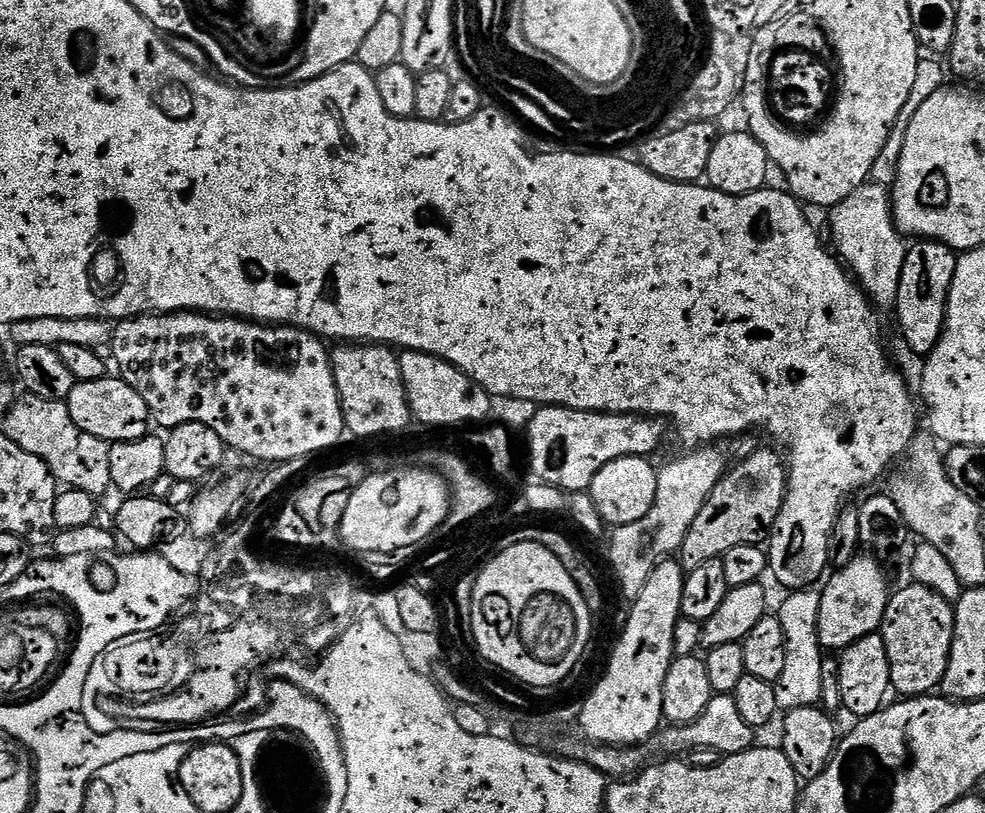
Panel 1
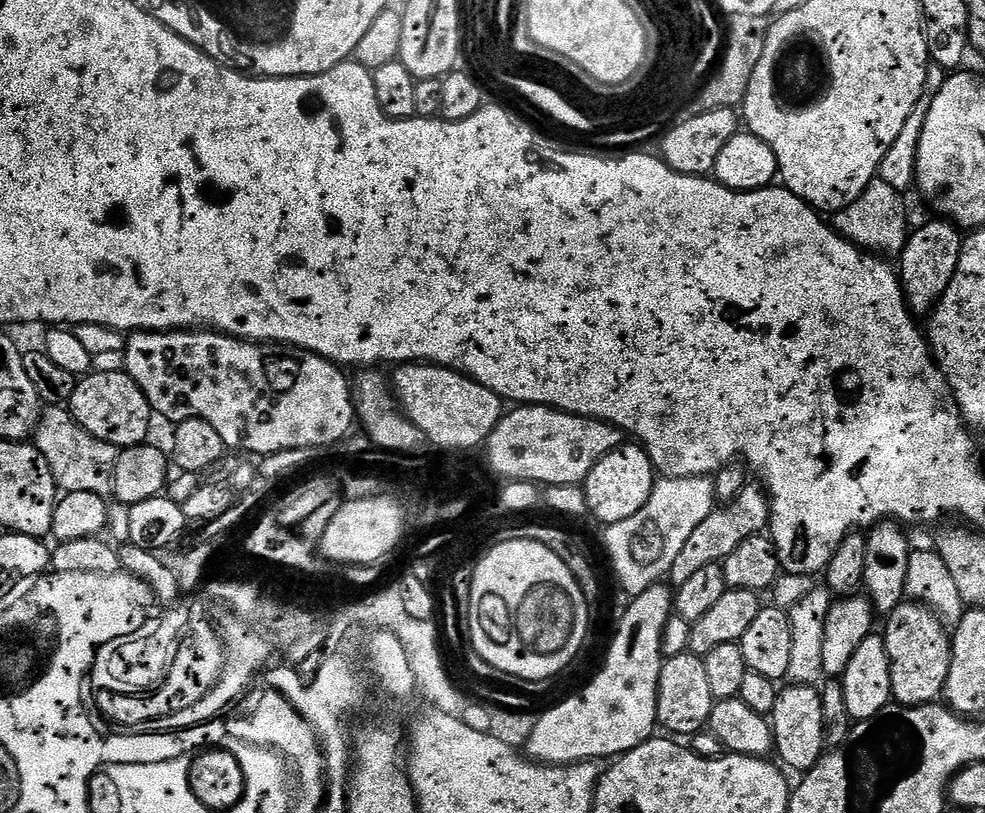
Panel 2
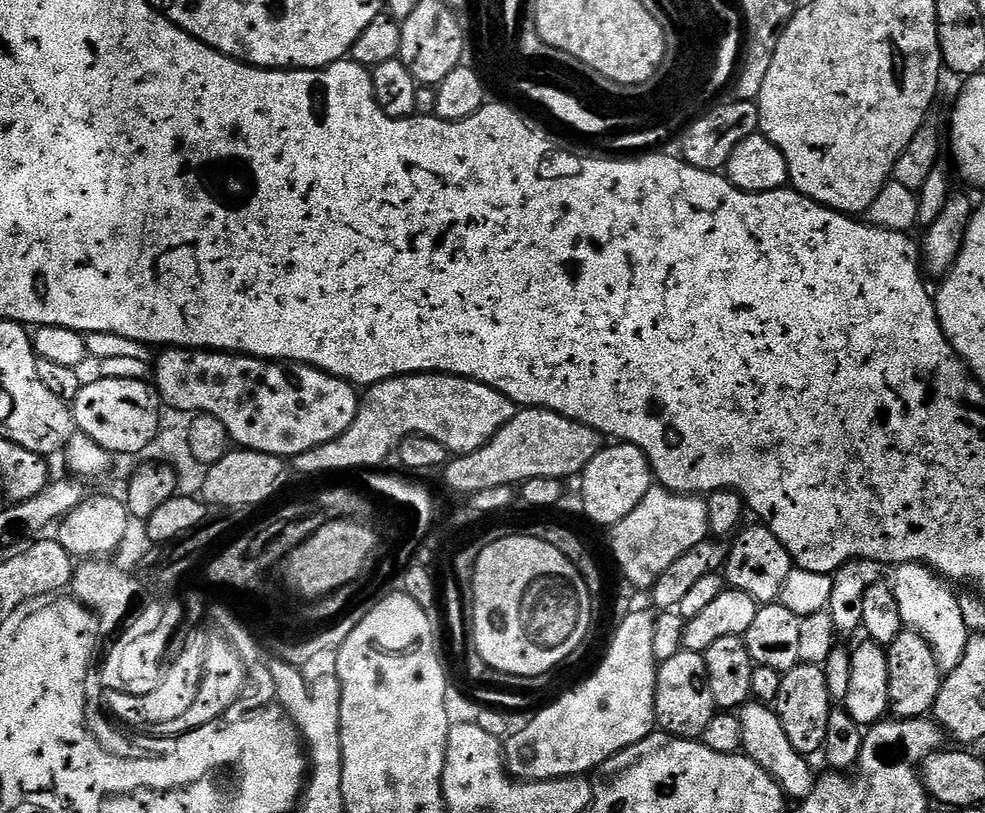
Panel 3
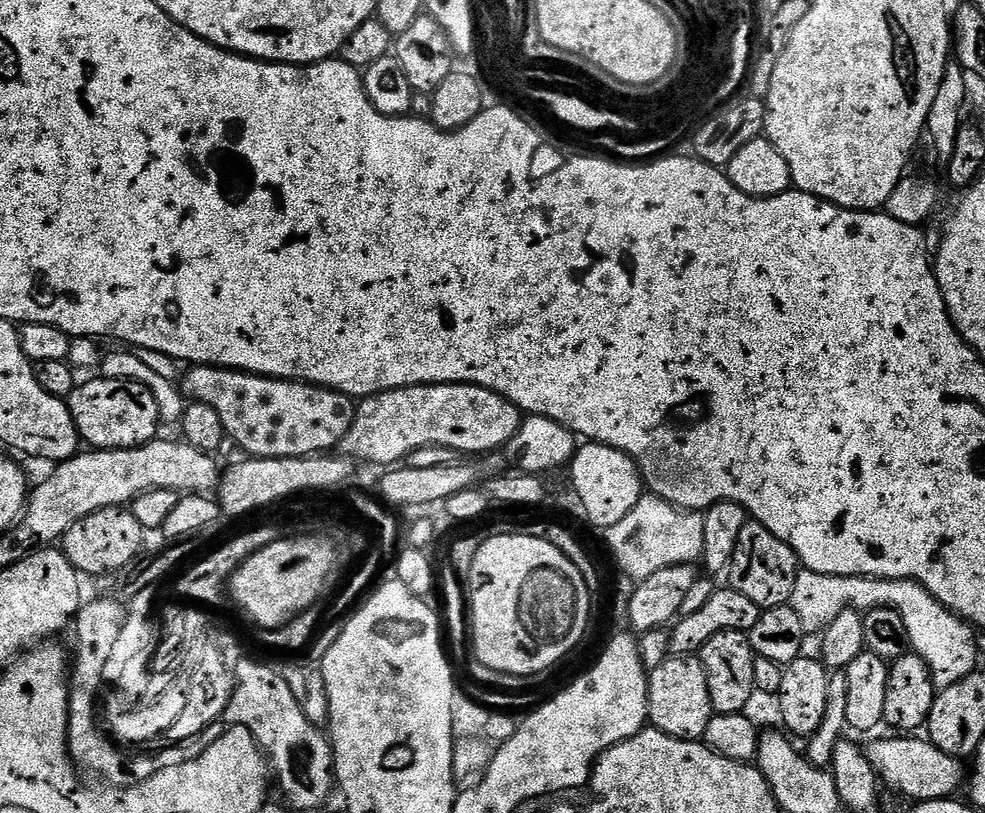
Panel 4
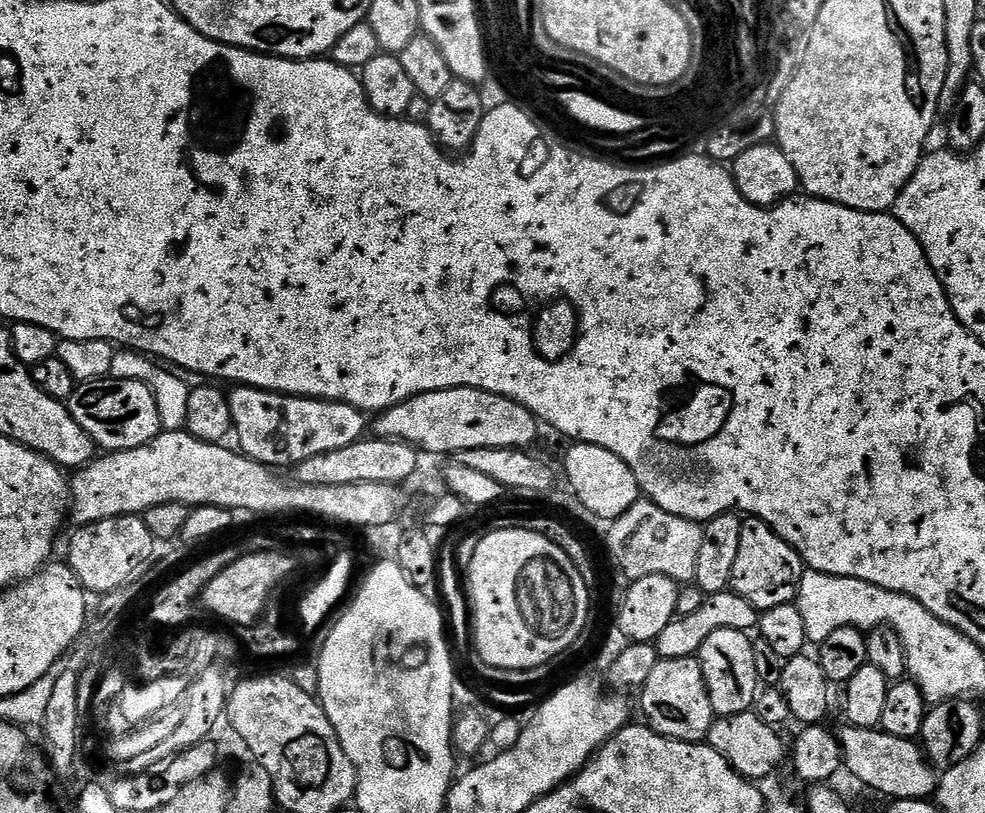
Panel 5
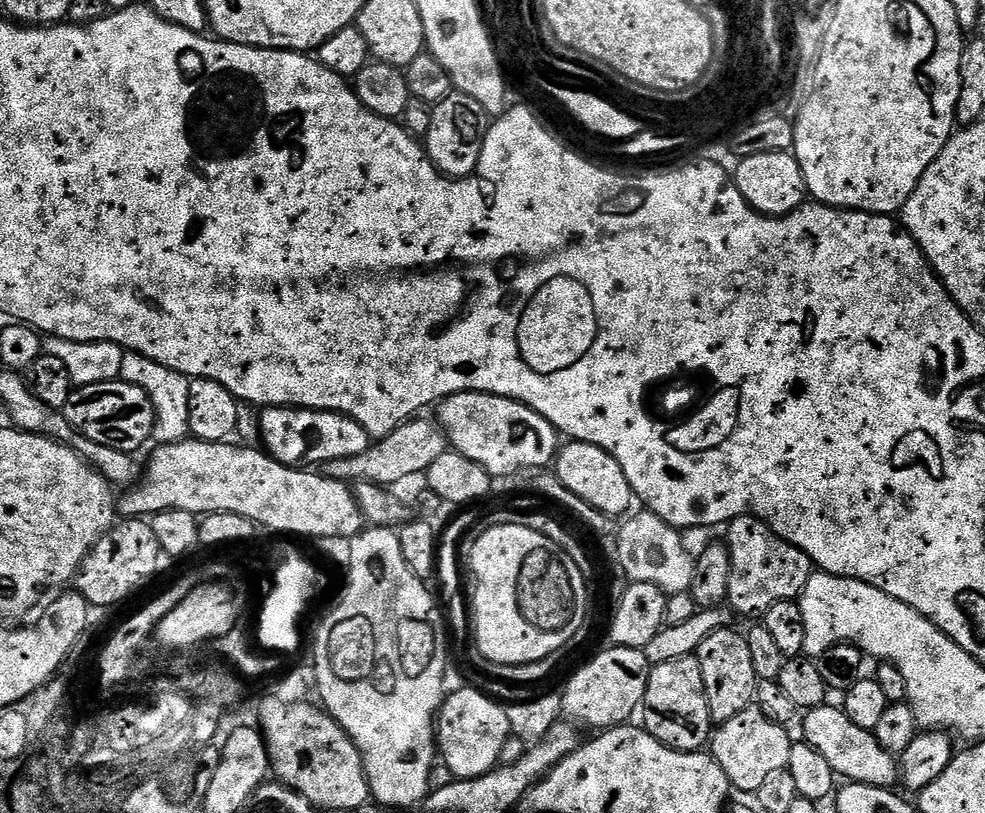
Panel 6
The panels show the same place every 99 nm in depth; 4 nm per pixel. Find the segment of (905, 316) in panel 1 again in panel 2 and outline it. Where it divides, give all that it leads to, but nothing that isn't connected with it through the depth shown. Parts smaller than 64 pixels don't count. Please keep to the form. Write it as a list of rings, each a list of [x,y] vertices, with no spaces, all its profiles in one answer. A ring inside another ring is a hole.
[[[933,219],[909,235],[907,242],[904,243],[904,250],[898,257],[898,271],[900,283],[904,286],[904,299],[916,314],[931,313],[934,306],[940,303],[958,270],[960,255],[964,252],[965,237],[961,229],[949,219]]]

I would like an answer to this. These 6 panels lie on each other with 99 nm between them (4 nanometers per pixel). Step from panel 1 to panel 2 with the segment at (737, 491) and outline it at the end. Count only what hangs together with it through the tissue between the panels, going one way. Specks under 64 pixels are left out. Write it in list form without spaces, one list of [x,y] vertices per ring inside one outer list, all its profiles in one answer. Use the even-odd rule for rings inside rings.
[[[749,482],[742,494],[738,494],[738,498],[734,498],[731,504],[713,508],[710,518],[706,518],[706,522],[700,523],[694,529],[694,534],[690,534],[686,546],[682,546],[678,558],[674,558],[670,573],[670,580],[673,580],[671,583],[678,586],[688,581],[695,572],[702,570],[702,566],[723,562],[727,556],[734,554],[734,550],[738,550],[742,542],[746,542],[746,538],[761,535],[769,524],[770,501],[767,491],[759,483]]]

